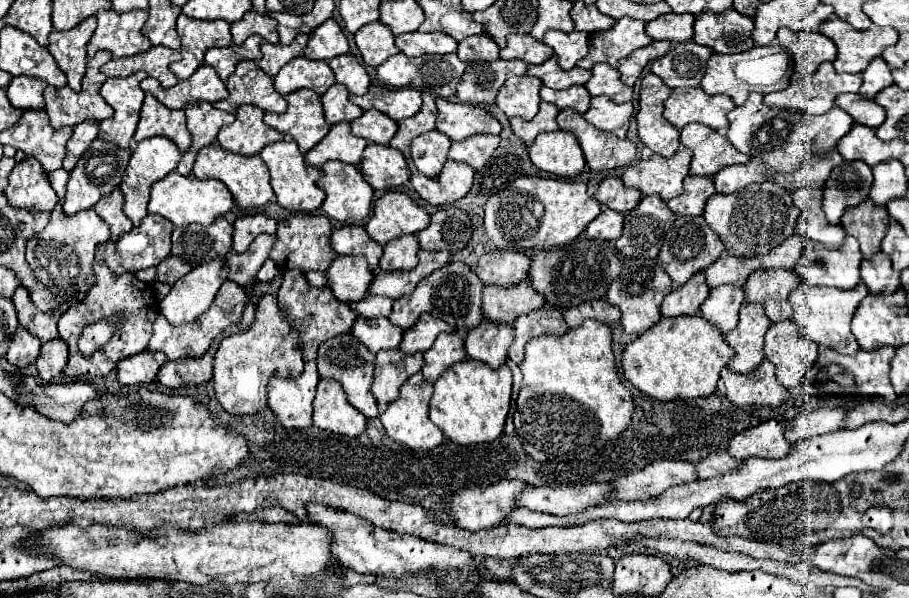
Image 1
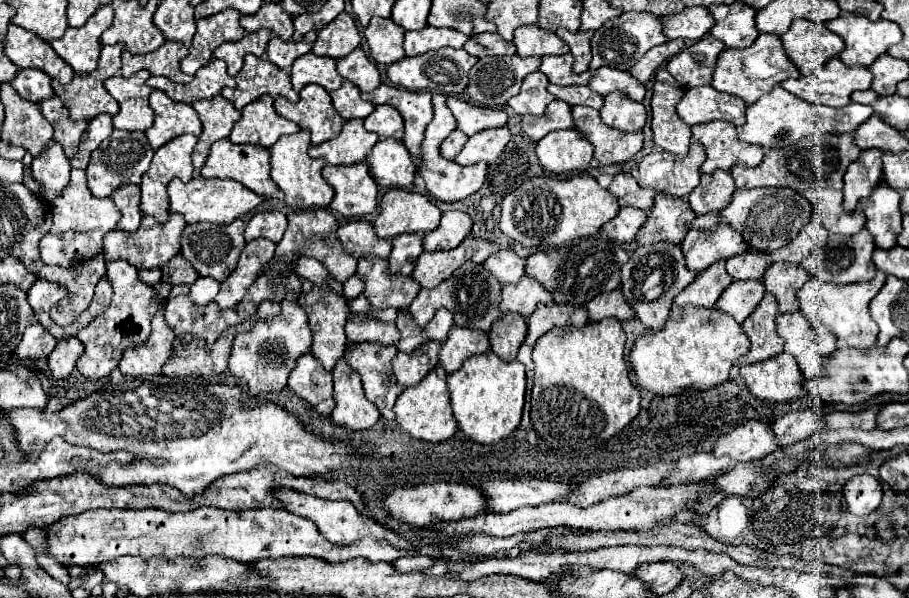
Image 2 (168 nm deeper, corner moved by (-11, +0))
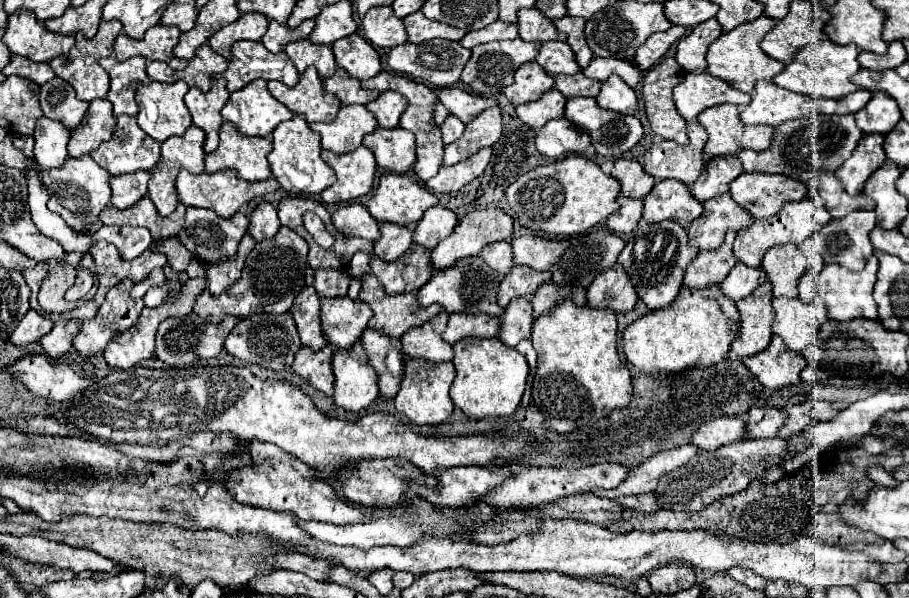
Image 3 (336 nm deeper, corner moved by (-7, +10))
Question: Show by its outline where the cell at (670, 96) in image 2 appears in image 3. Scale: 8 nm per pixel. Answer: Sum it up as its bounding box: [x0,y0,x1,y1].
[641,58,687,144]

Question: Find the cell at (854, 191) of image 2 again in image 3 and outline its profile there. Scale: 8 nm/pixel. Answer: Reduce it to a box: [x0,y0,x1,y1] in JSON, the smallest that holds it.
[835,134,887,194]

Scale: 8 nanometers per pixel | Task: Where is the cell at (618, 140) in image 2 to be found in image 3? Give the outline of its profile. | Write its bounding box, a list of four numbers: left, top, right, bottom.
[565,98,643,158]

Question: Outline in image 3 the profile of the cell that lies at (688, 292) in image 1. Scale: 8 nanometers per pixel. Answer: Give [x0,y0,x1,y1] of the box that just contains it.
[683,230,737,288]

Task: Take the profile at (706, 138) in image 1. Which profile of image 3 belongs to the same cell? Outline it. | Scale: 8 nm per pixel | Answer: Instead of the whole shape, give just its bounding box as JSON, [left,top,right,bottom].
[697,104,773,156]

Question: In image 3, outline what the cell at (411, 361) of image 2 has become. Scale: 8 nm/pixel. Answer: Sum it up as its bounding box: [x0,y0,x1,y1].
[401,310,453,362]

